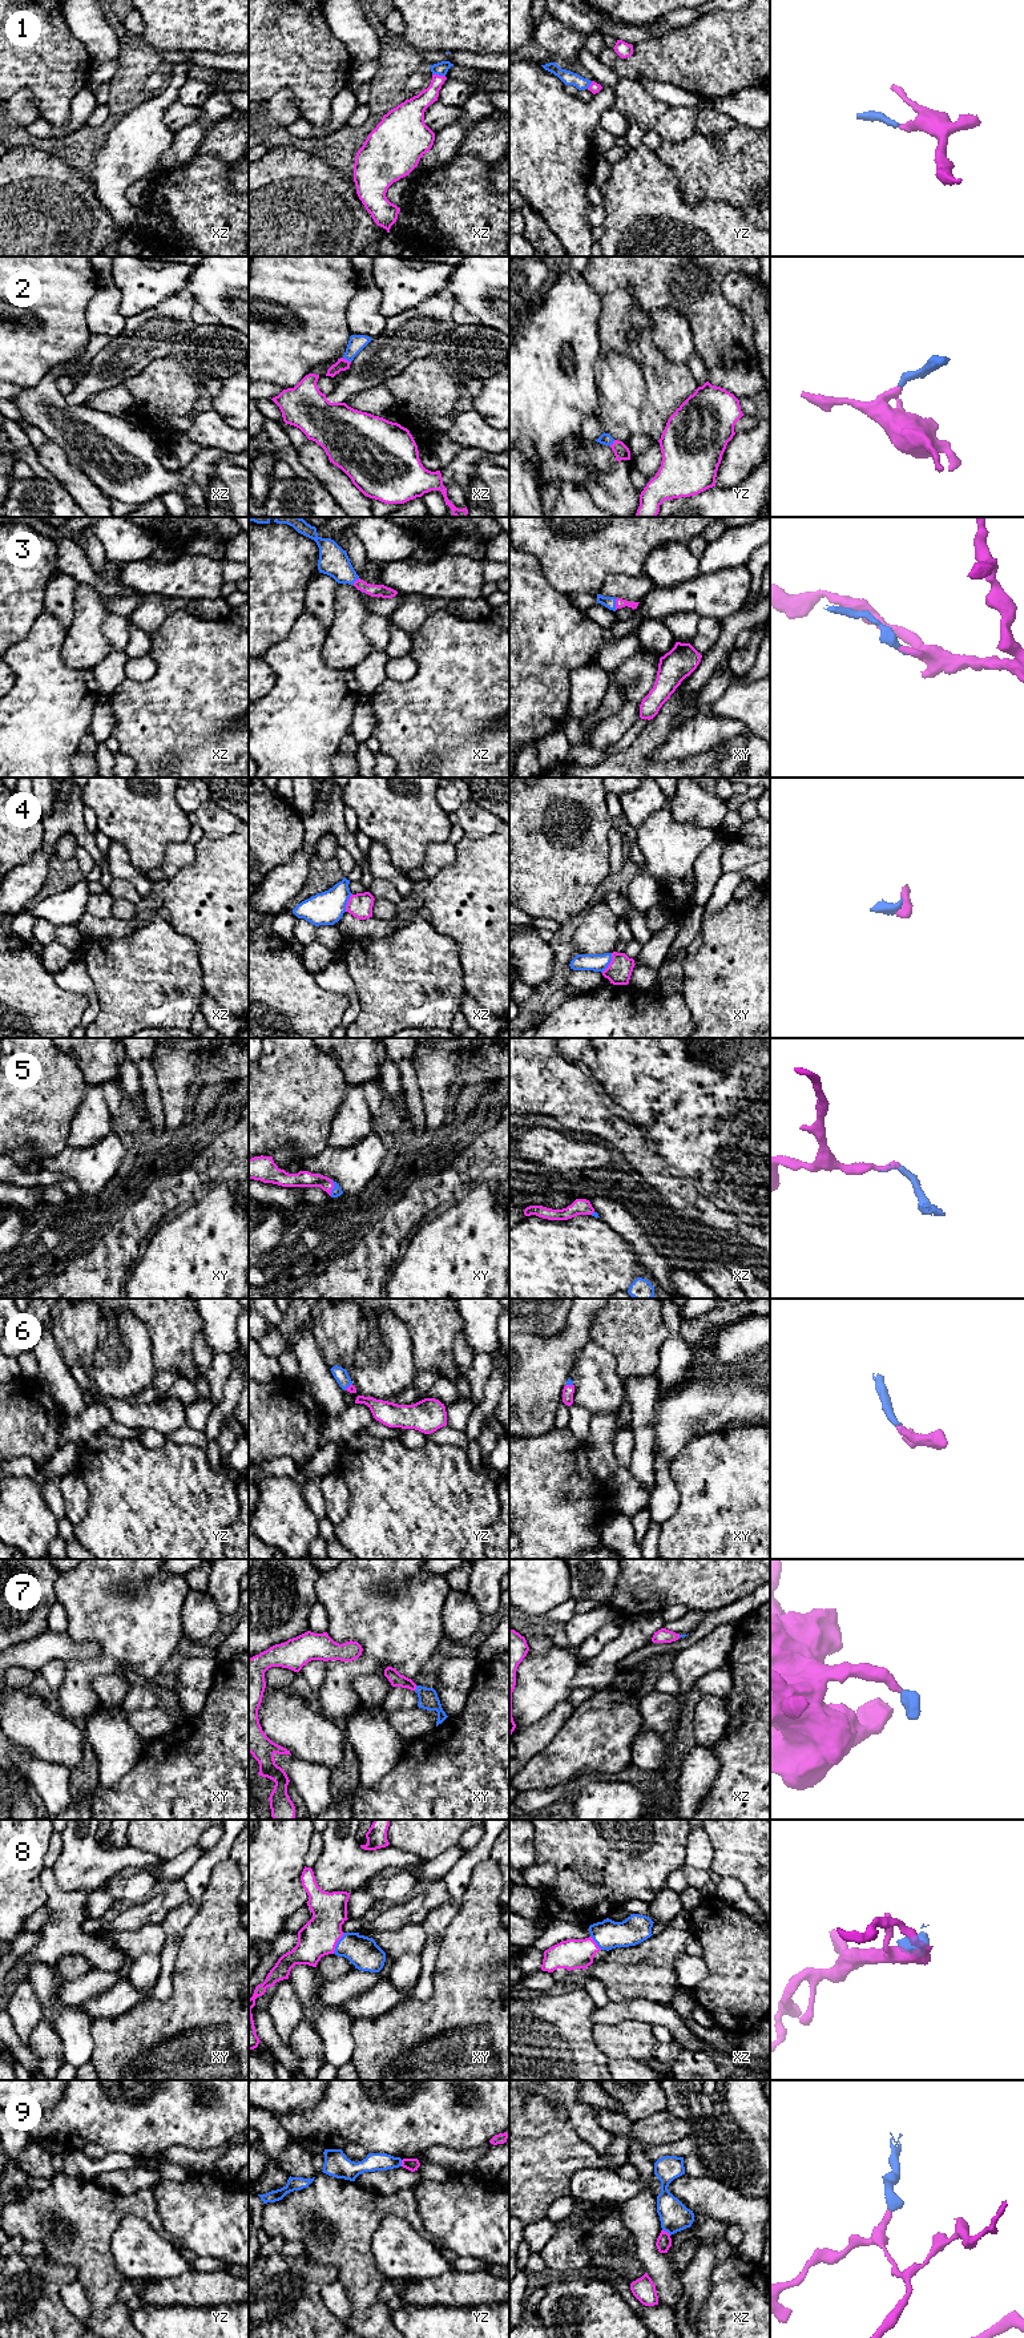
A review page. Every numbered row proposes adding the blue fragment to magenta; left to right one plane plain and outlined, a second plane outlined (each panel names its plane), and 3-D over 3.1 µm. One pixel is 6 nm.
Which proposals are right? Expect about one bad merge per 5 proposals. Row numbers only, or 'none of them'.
1, 2, 3, 5, 6, 7, 8

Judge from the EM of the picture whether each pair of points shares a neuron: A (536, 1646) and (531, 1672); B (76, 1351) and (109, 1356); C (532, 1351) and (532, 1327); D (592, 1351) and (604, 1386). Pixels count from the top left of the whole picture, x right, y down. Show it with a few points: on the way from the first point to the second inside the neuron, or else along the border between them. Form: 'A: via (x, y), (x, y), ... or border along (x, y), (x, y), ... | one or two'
A: border along (555, 1646), (537, 1654), (528, 1654) | two
B: border along (99, 1323), (95, 1359), (87, 1371) | two
C: border along (563, 1327), (547, 1337), (523, 1333) | two
D: via (593, 1360), (595, 1377) | one

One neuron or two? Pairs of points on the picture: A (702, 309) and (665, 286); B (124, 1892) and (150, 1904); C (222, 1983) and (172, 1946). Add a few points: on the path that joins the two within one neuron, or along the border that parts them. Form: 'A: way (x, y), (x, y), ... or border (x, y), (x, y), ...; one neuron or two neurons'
A: way (693, 299), (680, 286), (674, 286); one neuron
B: border (158, 1889), (138, 1904); two neurons
C: border (189, 1921), (180, 1941), (172, 1981); two neurons

